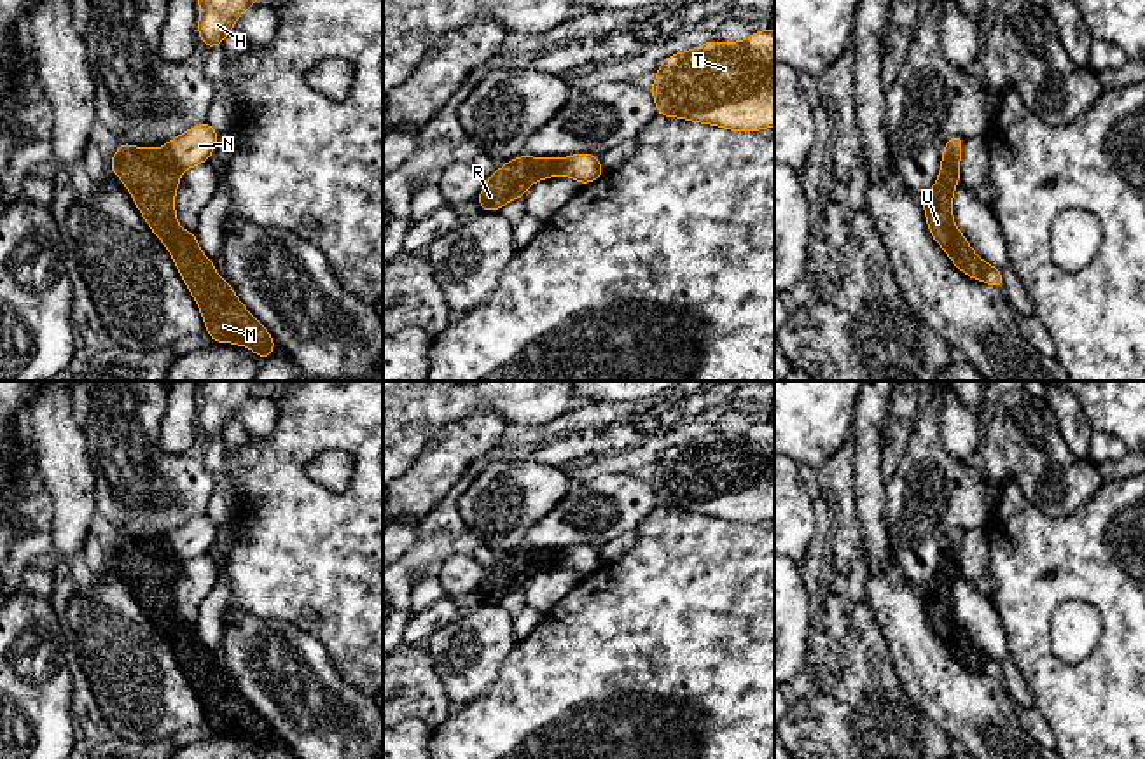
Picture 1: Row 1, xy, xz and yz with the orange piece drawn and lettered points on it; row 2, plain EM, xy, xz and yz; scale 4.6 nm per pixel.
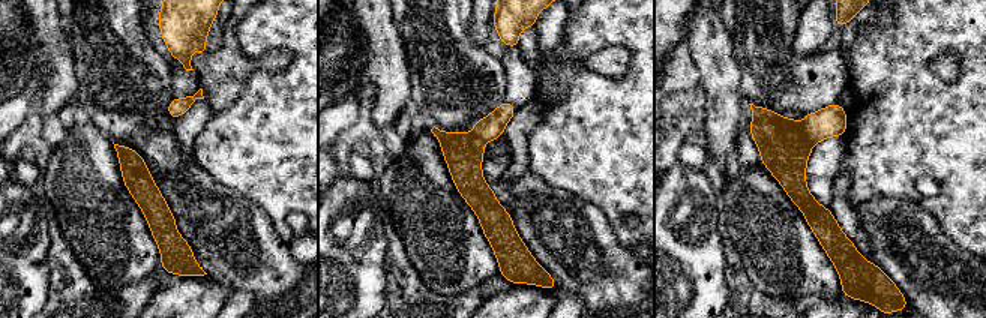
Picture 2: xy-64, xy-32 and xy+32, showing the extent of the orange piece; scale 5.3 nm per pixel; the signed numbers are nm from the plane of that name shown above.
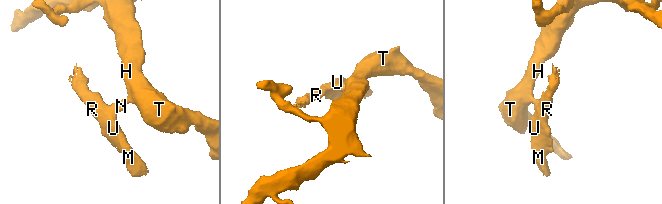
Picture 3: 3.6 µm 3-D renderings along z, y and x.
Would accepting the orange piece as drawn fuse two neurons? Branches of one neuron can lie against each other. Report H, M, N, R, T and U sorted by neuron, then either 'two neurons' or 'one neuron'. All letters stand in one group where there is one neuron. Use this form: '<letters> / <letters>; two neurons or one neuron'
H N T / M R U; two neurons

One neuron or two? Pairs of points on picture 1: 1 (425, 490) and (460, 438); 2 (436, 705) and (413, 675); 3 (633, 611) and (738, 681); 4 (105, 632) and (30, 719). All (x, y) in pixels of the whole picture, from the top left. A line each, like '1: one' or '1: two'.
1: one
2: one
3: one
4: two

